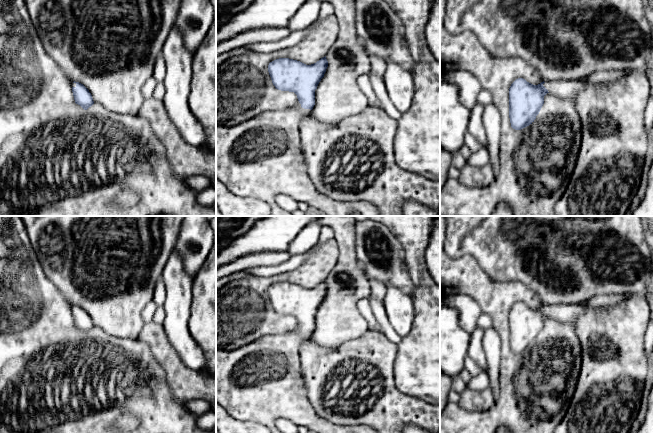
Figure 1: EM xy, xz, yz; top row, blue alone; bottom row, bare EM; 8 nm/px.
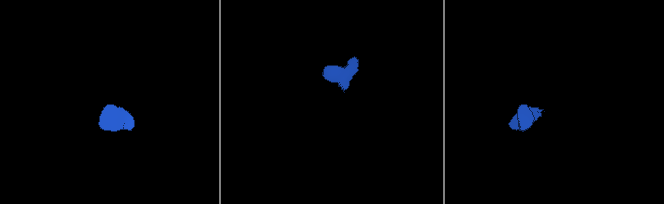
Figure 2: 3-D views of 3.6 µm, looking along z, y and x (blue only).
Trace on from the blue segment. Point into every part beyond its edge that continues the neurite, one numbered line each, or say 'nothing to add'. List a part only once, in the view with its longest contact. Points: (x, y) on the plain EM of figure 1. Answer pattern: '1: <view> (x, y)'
1: xz (260, 382)

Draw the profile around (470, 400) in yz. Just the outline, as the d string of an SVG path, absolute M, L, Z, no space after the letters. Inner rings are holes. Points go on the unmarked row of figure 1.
M489 386L483 391L473 391L469 387L462 391L458 404L468 412L488 411L495 403L493 392Z

